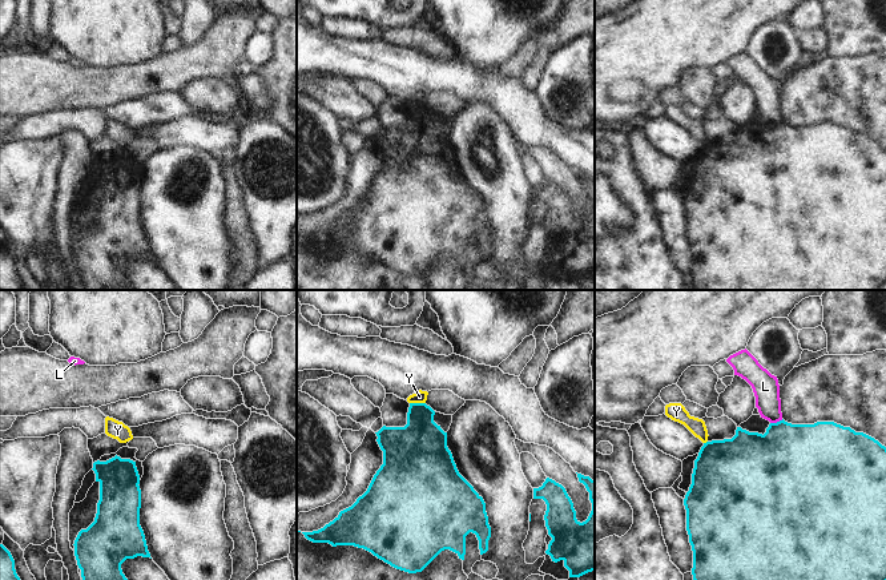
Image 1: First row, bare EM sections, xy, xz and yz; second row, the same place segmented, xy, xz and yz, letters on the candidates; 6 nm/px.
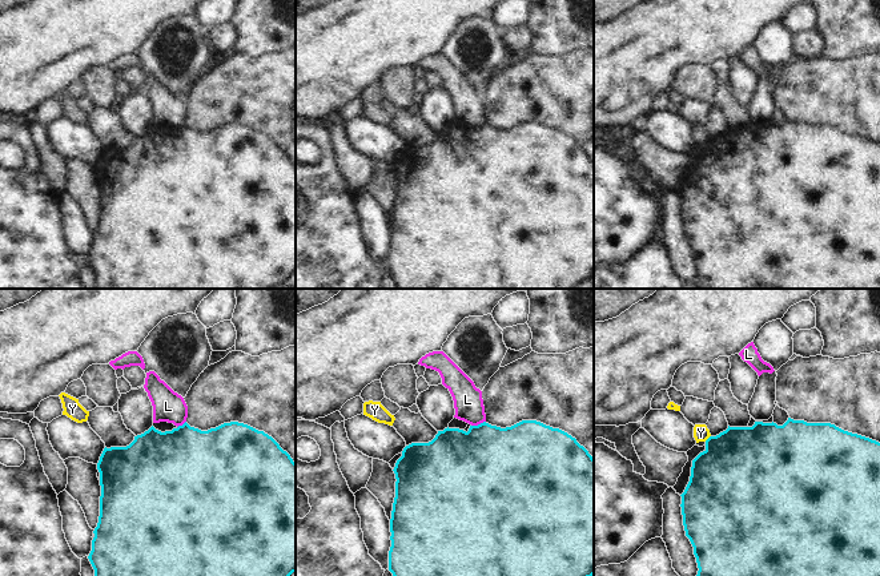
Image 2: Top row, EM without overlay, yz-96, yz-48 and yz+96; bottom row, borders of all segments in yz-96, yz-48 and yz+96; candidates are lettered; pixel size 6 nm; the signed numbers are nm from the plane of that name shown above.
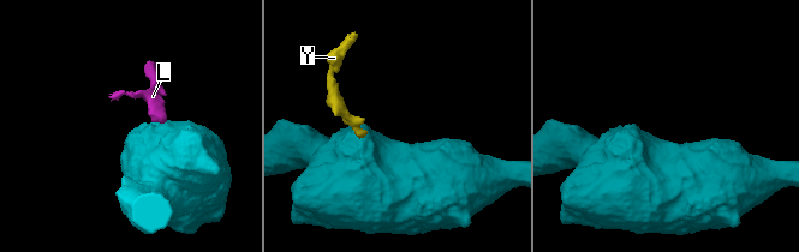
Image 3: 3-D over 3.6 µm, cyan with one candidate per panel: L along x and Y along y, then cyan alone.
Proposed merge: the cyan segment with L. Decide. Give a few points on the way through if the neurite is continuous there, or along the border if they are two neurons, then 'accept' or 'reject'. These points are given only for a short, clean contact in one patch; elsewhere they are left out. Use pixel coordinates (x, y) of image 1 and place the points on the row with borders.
border yz (782, 419), (770, 423); reject

